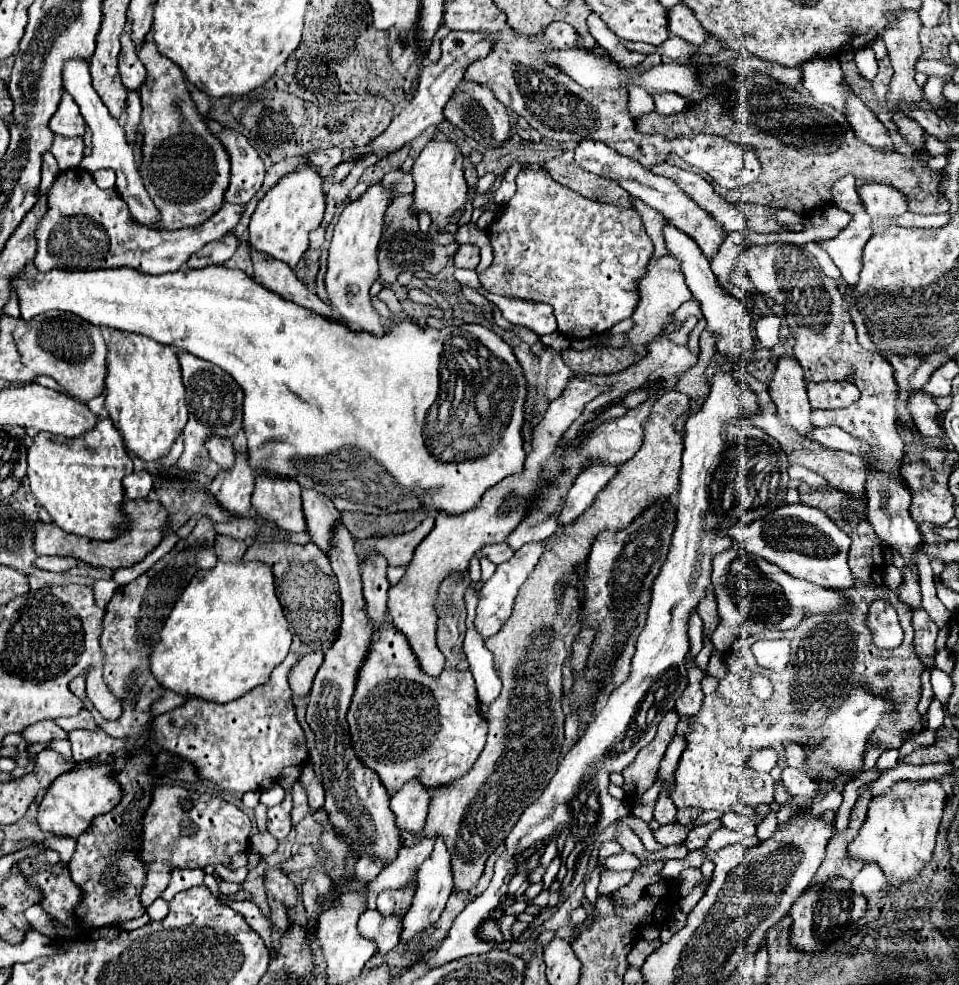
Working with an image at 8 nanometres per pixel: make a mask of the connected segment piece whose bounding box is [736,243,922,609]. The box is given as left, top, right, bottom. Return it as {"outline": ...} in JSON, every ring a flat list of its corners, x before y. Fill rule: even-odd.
{"outline":[[792,243,774,245,750,245,746,253,736,259,738,265,746,267,754,287,780,303,786,315,786,325,794,337,794,355,804,369,806,381,850,381,860,389,860,399,840,411,826,411,826,425,840,425,846,433,866,441,874,447,862,457,868,469,866,477,866,497,868,497,868,521,874,525,878,539,894,547,904,559,906,567,902,575,906,581,898,587,900,599,912,609,922,607,920,583,916,559,916,543,920,541,918,525,910,517,910,489,900,475,904,463,904,443,896,431,896,399,898,385,894,381,892,365,876,351,864,349,856,341,856,329,852,325,850,313,844,307,844,297,838,291,838,281,826,277,816,257,804,247]]}

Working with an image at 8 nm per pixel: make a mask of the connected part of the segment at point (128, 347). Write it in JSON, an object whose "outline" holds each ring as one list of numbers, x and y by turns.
{"outline":[[112,331,108,345,108,375,106,375,106,409,114,427,122,433,124,445,130,453,134,453,142,461,156,461,170,453,172,443,182,433,188,421,188,409,184,399,184,385,180,363,176,359,174,347,166,347,154,343,154,339,146,339,144,335,126,335,122,331]]}

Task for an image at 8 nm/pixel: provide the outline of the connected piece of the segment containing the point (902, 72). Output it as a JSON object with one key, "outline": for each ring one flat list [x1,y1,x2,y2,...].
{"outline":[[898,9,896,15,892,15,890,27,886,27,886,33,882,35,882,39,886,43,886,49,888,49,888,55,890,55,890,61,892,61,892,67,894,67,894,77,892,77,890,91,888,91,890,107,894,107,894,99,910,99,910,103,924,101,922,89,914,83,914,65,916,65,916,61,922,55,920,39,918,39,918,33,920,33,921,27,921,21,918,19,918,11]]}

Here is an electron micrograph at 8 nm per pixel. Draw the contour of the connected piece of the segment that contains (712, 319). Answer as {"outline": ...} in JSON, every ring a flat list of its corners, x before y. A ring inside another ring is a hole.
{"outline":[[664,219,662,235,664,235,668,253,674,255,674,259,680,261,682,273,686,277,686,287,690,289,692,297,700,303,700,309,702,309,704,319,708,323,706,329,710,329,712,333,716,333,720,337,720,341,716,343,716,351,728,357,728,363,722,365,720,371,716,373,714,383,710,387,710,395,706,397,702,409,698,413,694,413,686,421,684,455,682,455,680,487,678,487,678,507,676,507,676,529,672,533,672,543,670,543,670,549,668,549,668,557,666,557,666,561,664,561,664,565,662,565,662,569,660,569,660,573,658,573,658,577,654,579,654,585,652,585,652,605,650,605,650,611,648,611,646,625,644,625,644,629,642,629,642,633,638,637,638,645,636,645,636,653,634,653,634,659,632,659,630,677,626,679,626,683,622,683,618,689,614,689,610,693,606,705,600,709,600,713,596,713,592,717,592,721,588,723,584,735,578,739,578,743,560,761,558,771,552,777,552,781,548,783,546,791,540,795,540,799,534,805,530,805,520,815,518,823,514,825,514,829,510,831,510,835,504,841,506,843,504,853,498,857,498,861,494,865,492,883,488,885,488,889,482,895,478,895,474,901,470,901,468,907,456,917,456,921,454,921,452,929,448,931,446,939,442,941,442,945,434,951,434,957,430,959,432,967,440,965,440,963,454,961,458,957,466,957,470,953,488,953,492,949,506,950,506,947,494,947,494,941,482,939,480,937,480,929,490,919,490,915,494,913,494,909,500,907,502,901,508,897,510,877,516,875,516,857,522,855,526,849,530,849,534,845,548,843,554,835,560,835,566,827,572,829,576,825,572,803,582,803,584,819,600,819,600,833,608,825,612,825,618,819,630,815,630,807,624,805,624,801,618,801,618,799,614,799,608,793,608,783,610,783,608,777,610,777,612,771,622,771,628,763,632,763,634,755,654,739,656,727,658,727,662,715,666,715,666,711,674,709,674,701,688,687,688,673,686,673,686,667,684,667,684,657,686,657,686,653,690,649,690,645,688,645,688,633,686,633,688,631,688,613,690,613,690,609,694,609,698,605,698,601,704,597,706,587,710,585,710,559,716,553,730,549,730,545,732,545,732,543,726,543,726,539,718,539,718,535,714,535,714,527,730,527,730,523,734,523,734,519,742,519,742,517,748,517,748,515,750,515,750,519,760,519,770,509,780,507,784,503,784,499,786,499,788,481,790,481,790,477,786,473,786,469,788,469,788,457,780,449,778,441,774,441,772,437,766,437,766,433,762,433,758,427,750,425,750,415,758,409,756,395,750,389,742,389,740,383,736,383,736,379,732,377,732,371,738,367,736,361,740,361,744,357,752,357,752,353,754,353,754,339,752,339,752,331,750,331,752,319,750,319,748,311,744,309,744,305,734,295,726,295,718,287,716,275,710,269,710,261,706,259,706,255,702,255,702,251,698,251,698,245,694,243,694,239,690,239,688,235,684,235,678,227,670,225,666,219],[744,407,750,409,748,417,742,417,742,409],[616,743,622,743,622,751,614,749],[588,787,590,787,590,791,594,791,600,807,586,807,586,801,588,801,588,795,590,795]]}

